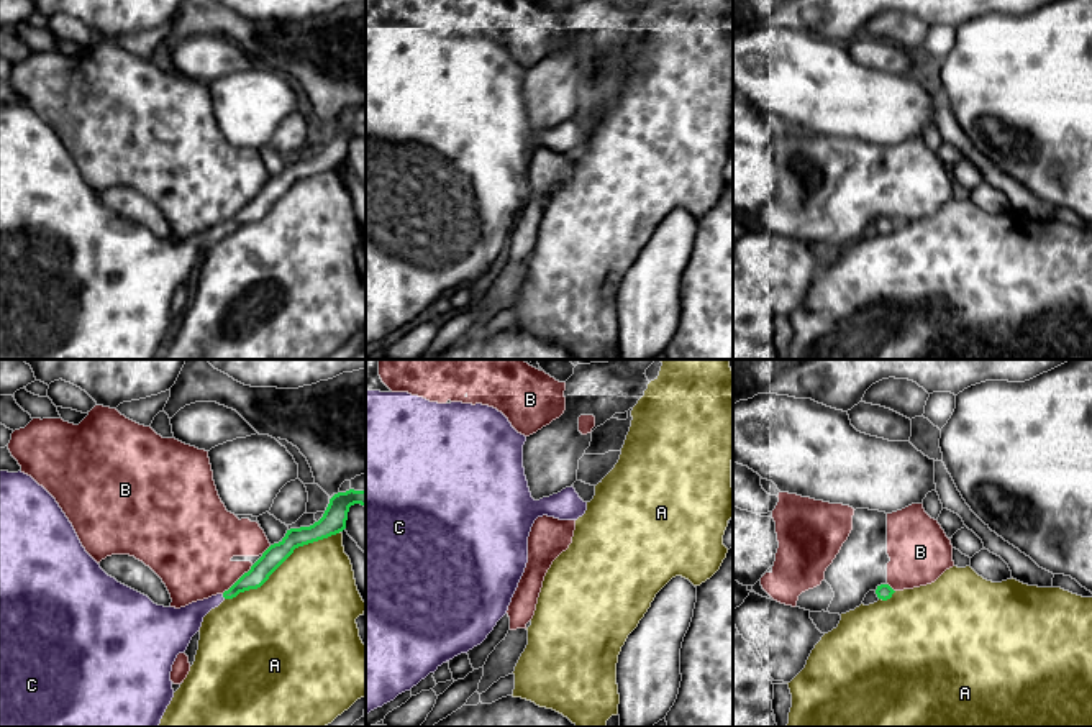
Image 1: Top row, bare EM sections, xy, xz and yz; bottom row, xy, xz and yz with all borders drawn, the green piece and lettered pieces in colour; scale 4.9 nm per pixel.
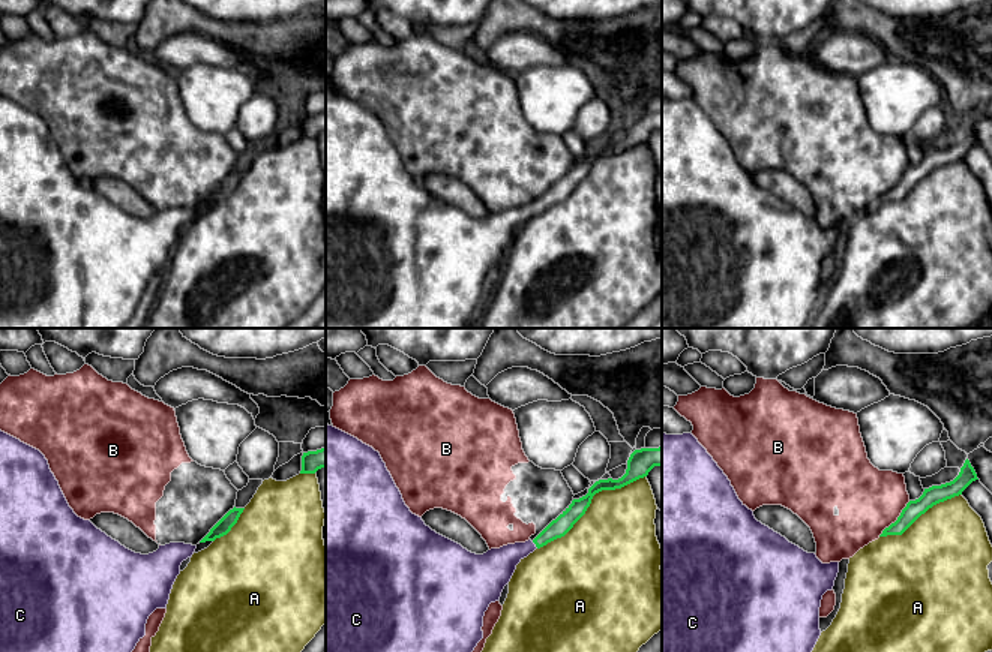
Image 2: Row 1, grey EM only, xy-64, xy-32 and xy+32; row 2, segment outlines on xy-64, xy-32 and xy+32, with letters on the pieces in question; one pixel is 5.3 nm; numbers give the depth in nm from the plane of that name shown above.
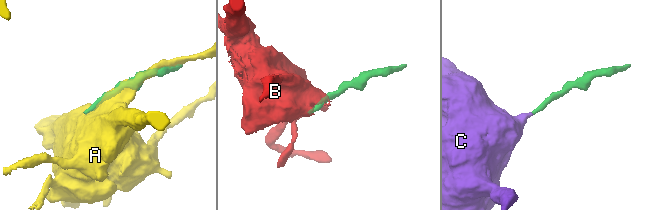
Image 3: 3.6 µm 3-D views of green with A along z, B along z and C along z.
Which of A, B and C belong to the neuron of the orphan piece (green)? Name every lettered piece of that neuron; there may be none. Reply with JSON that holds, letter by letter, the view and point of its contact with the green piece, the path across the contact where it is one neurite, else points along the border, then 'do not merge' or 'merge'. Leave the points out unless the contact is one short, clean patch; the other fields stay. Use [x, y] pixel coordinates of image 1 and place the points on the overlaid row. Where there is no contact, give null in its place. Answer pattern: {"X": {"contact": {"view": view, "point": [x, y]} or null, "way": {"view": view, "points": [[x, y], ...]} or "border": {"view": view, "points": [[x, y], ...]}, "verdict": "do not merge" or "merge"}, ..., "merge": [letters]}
{"A": {"contact": {"view": "xy", "point": [282, 562]}, "verdict": "do not merge"}, "B": {"contact": {"view": "xy", "point": [238, 580]}, "border": {"view": "xy", "points": [[253, 565], [222, 593]]}, "verdict": "do not merge"}, "C": {"contact": {"view": "xy", "point": [223, 596]}, "way": {"view": "xy", "points": [[264, 566], [251, 580], [223, 596], [200, 608], [181, 624]]}, "verdict": "merge"}, "merge": ["C"]}

